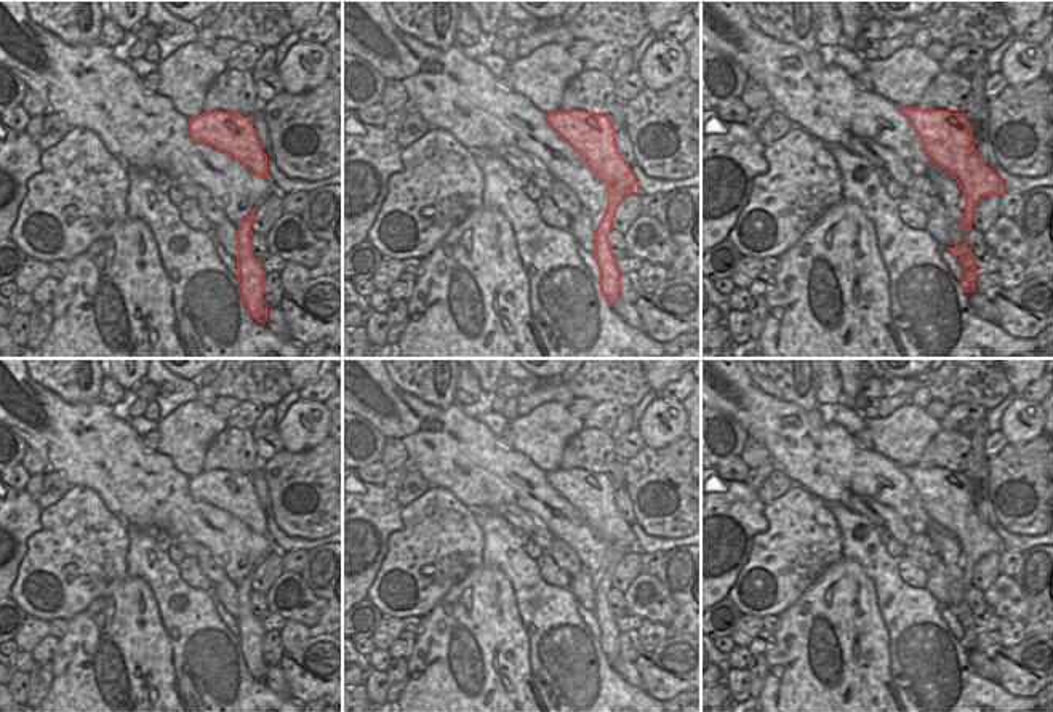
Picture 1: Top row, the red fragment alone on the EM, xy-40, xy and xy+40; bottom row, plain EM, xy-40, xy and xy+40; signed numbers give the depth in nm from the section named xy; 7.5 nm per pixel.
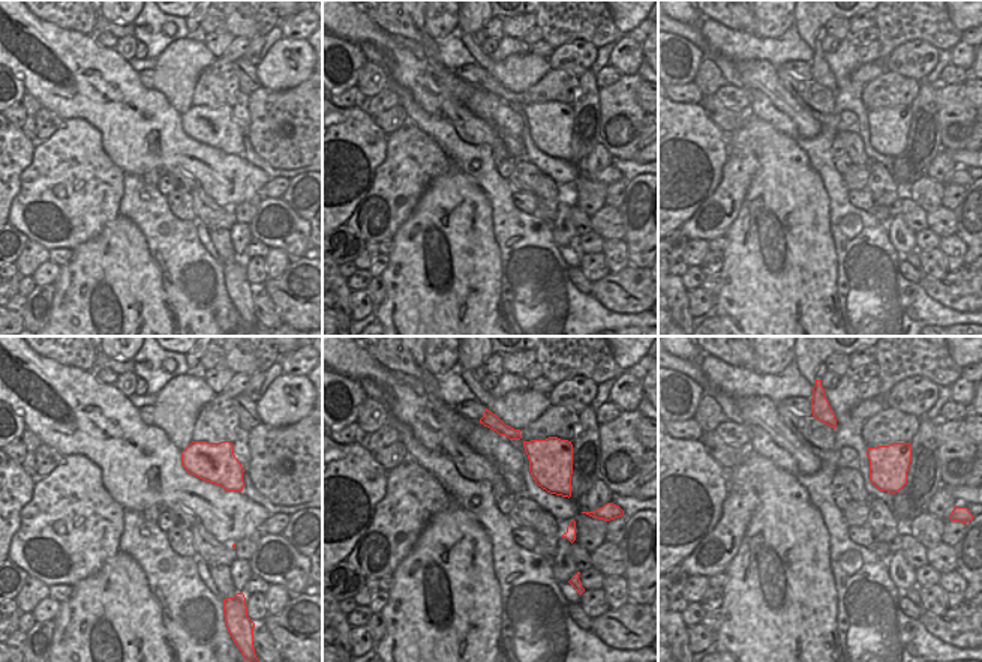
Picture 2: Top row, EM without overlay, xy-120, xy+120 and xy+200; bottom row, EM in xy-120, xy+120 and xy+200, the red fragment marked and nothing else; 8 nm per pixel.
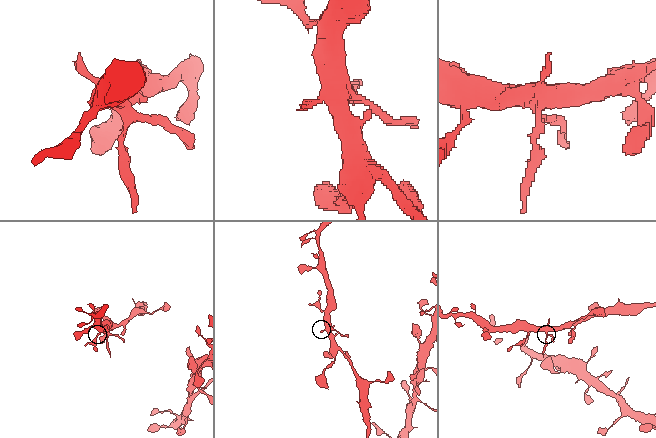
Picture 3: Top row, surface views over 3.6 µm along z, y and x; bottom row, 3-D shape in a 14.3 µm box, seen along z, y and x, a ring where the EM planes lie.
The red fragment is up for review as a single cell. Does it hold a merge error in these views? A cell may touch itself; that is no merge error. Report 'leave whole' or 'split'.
split

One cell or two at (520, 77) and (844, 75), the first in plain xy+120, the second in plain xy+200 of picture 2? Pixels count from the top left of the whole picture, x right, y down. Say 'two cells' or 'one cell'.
two cells

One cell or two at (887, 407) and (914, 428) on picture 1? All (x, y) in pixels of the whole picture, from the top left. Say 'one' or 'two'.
two

